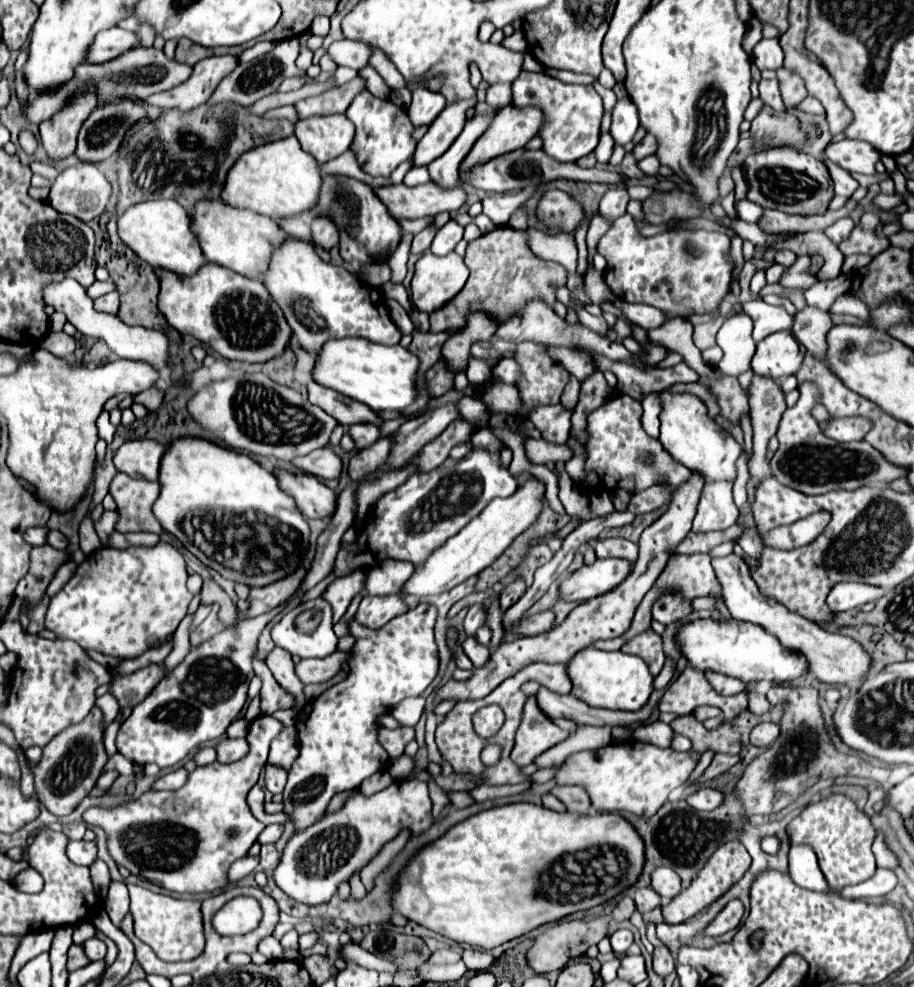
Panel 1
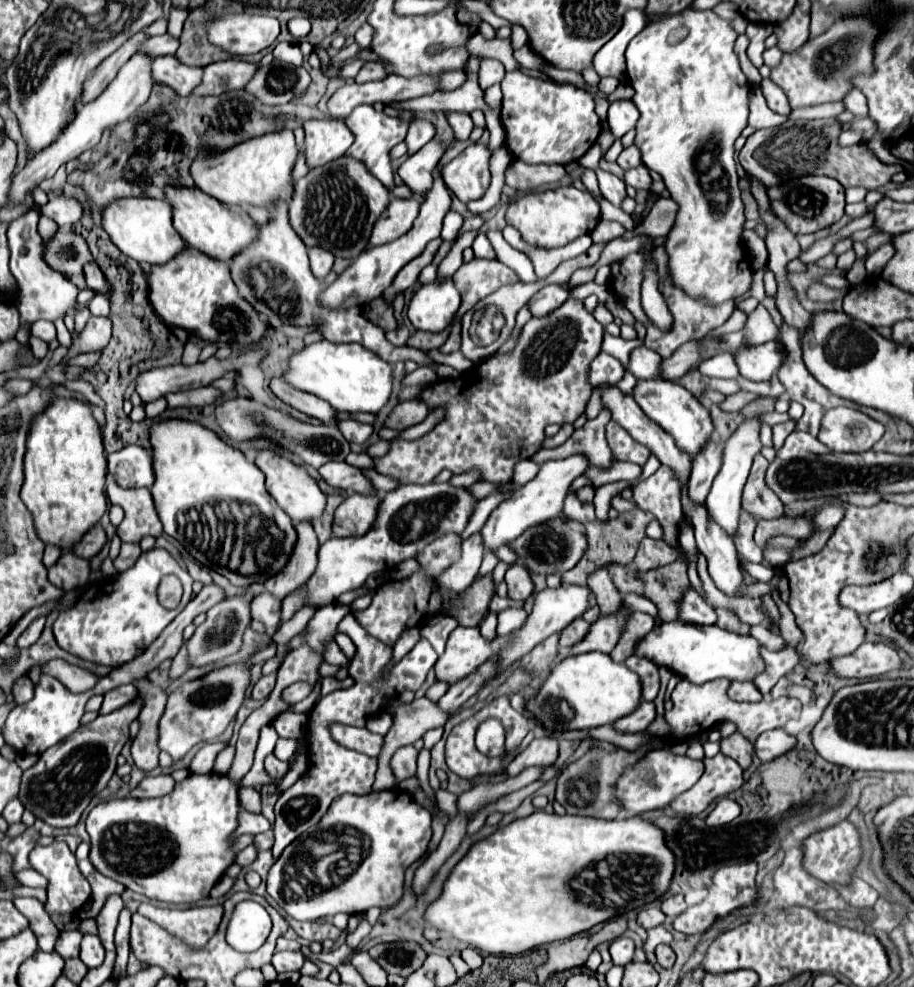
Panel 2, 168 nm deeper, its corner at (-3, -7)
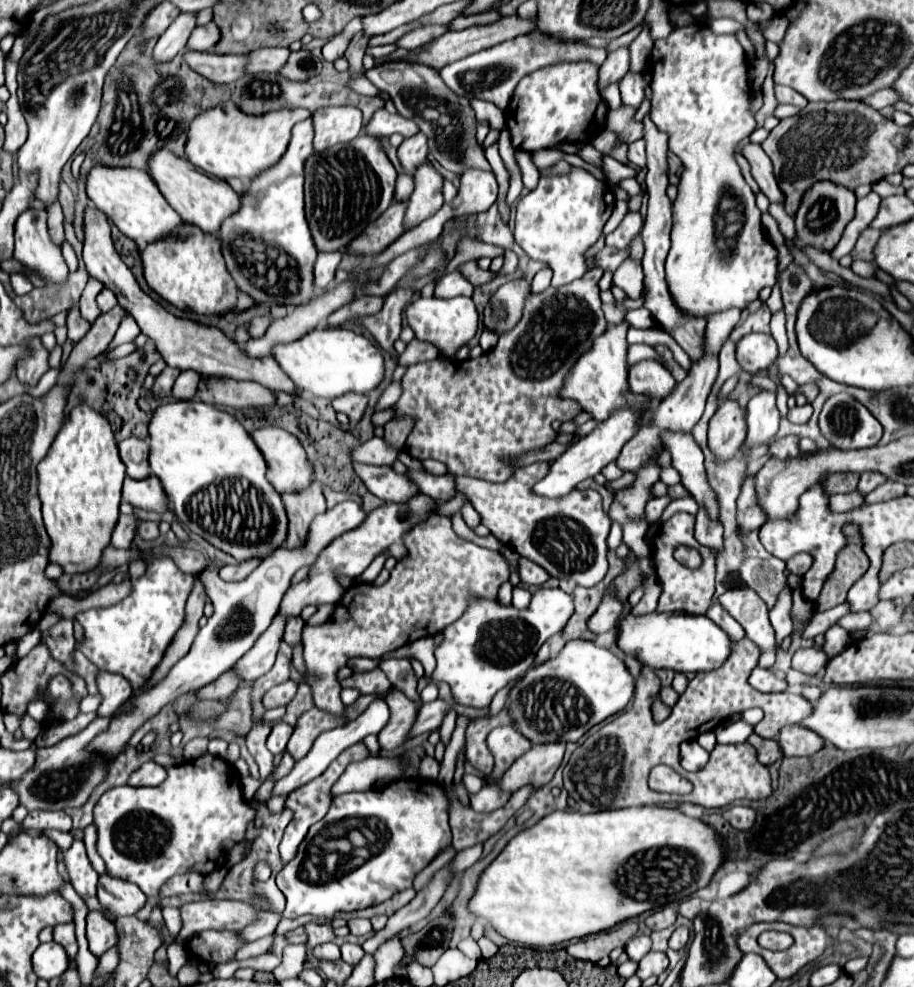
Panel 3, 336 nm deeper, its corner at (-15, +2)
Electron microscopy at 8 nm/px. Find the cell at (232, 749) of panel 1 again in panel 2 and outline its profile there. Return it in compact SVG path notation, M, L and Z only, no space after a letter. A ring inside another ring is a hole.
M229 744L227 748L223 748L215 760L215 766L213 766L213 772L219 772L219 774L227 774L231 764L233 764L233 758L235 758L235 746Z

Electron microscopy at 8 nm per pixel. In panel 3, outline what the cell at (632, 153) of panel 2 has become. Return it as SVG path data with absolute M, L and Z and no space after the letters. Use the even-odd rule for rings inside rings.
M633 141L629 143L629 163L637 165L637 167L645 167L645 141Z

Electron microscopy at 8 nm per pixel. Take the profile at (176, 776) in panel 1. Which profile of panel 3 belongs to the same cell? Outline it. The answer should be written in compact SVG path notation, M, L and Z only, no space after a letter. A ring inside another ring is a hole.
M147 761L129 777L127 785L131 785L131 787L155 787L155 785L163 783L165 777L167 777L165 767L153 763L153 761Z

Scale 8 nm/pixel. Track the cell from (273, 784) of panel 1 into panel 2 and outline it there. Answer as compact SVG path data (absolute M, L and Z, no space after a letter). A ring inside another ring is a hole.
M269 756L269 758L265 760L265 770L267 770L267 774L273 778L273 784L279 786L281 780L283 780L283 776L285 776L287 770L289 770L289 764L277 760L275 756Z

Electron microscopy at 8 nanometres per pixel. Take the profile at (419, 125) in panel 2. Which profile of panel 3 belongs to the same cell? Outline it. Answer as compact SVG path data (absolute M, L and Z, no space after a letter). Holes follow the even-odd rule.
M417 133L413 139L405 139L401 147L397 149L397 157L403 165L403 171L413 175L415 169L425 161L427 157L427 137L423 133Z

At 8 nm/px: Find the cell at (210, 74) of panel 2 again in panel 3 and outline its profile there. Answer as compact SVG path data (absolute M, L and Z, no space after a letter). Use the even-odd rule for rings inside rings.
M271 47L271 49L257 49L249 53L249 73L277 73L283 63L287 63L287 55L291 55L285 47Z

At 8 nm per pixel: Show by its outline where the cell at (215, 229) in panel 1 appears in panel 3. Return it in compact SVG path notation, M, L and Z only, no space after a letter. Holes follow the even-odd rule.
M155 151L155 155L151 155L151 163L147 165L149 175L155 179L155 185L159 191L163 191L163 197L171 203L171 207L181 215L185 223L197 225L199 229L217 235L221 223L239 209L239 195L227 185L227 181L215 179L213 175L191 167L187 159L171 155L171 151Z

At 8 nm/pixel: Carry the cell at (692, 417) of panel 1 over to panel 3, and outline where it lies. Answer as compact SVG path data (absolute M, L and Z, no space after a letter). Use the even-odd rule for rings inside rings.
M647 359L629 367L629 389L635 393L647 393L651 401L665 399L675 389L675 379L657 361Z

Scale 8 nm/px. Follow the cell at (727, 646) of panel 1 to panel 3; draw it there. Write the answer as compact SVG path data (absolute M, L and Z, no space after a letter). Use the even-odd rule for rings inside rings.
M627 613L617 623L617 647L635 657L641 665L653 669L673 669L681 673L689 671L711 671L723 665L731 653L733 643L727 633L723 633L711 619L705 615L687 615L687 613L657 613L651 615L633 615Z

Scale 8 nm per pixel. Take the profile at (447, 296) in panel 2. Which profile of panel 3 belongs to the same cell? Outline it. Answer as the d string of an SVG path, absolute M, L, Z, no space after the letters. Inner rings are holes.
M419 297L405 309L405 317L407 317L407 325L415 333L415 339L435 345L439 349L439 355L445 359L453 359L455 353L475 337L479 325L479 313L471 297L453 297L453 299Z

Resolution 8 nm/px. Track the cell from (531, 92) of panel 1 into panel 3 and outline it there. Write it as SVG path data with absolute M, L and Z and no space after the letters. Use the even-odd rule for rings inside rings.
M589 61L559 63L543 67L519 81L513 99L505 109L505 123L511 131L513 147L531 153L565 141L593 141L605 129L607 117L607 105L597 93L597 73L599 67Z

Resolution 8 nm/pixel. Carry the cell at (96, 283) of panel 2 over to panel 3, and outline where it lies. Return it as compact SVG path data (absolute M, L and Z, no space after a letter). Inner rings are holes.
M89 203L85 207L83 229L85 229L83 261L85 261L85 267L87 267L89 275L103 281L105 287L115 293L119 305L125 307L131 313L131 317L137 321L137 325L141 327L141 333L145 333L147 337L151 337L155 341L157 351L163 355L163 359L167 361L169 367L193 369L201 375L223 375L223 377L233 377L233 379L239 379L239 381L249 379L249 381L263 383L269 389L285 391L289 395L297 389L291 383L291 379L283 373L279 363L275 363L273 357L247 359L247 355L243 355L243 347L237 345L231 337L227 337L221 329L201 325L201 323L195 323L191 319L175 317L169 311L165 311L157 301L153 301L147 293L143 293L141 287L137 285L135 277L131 275L129 267L121 261L121 257L117 255L117 251L113 247L111 227L109 227L107 217L93 203Z

